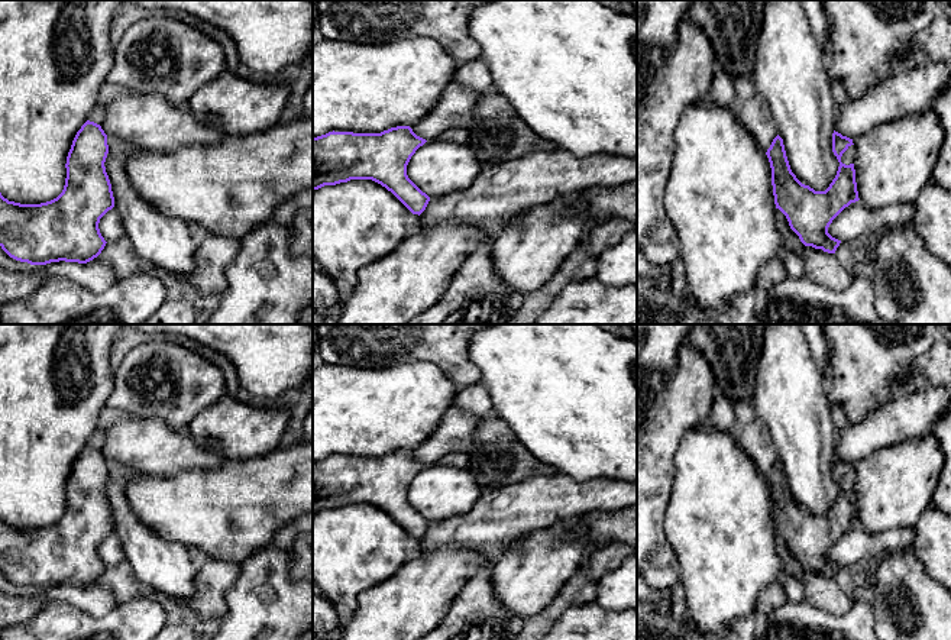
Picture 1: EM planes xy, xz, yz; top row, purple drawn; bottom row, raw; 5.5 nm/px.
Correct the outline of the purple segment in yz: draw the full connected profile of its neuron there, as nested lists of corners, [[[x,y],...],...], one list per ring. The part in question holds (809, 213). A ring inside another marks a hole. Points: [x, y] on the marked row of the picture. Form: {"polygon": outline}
{"polygon": [[[834,130],[832,152],[840,167],[825,191],[815,191],[796,178],[790,169],[783,139],[779,135],[766,152],[772,168],[776,209],[786,216],[790,229],[805,246],[835,253],[841,243],[828,233],[828,227],[845,207],[860,200],[854,164],[841,162],[842,153],[851,145],[854,145],[853,139]]]}

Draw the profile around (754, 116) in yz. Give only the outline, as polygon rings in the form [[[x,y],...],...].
[[[756,93],[747,101],[738,103],[735,116],[744,130],[756,140],[757,146],[767,152],[777,136],[773,116],[761,94]]]

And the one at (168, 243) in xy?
[[[133,148],[109,155],[104,167],[126,236],[136,253],[153,266],[184,279],[194,269],[194,253],[198,242],[190,224],[181,219],[171,219],[149,203],[143,201],[130,185],[126,175],[126,161]]]

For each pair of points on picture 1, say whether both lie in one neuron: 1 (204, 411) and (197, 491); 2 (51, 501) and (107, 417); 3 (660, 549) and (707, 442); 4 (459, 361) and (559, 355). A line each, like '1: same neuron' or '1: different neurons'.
1: different neurons
2: different neurons
3: different neurons
4: different neurons

